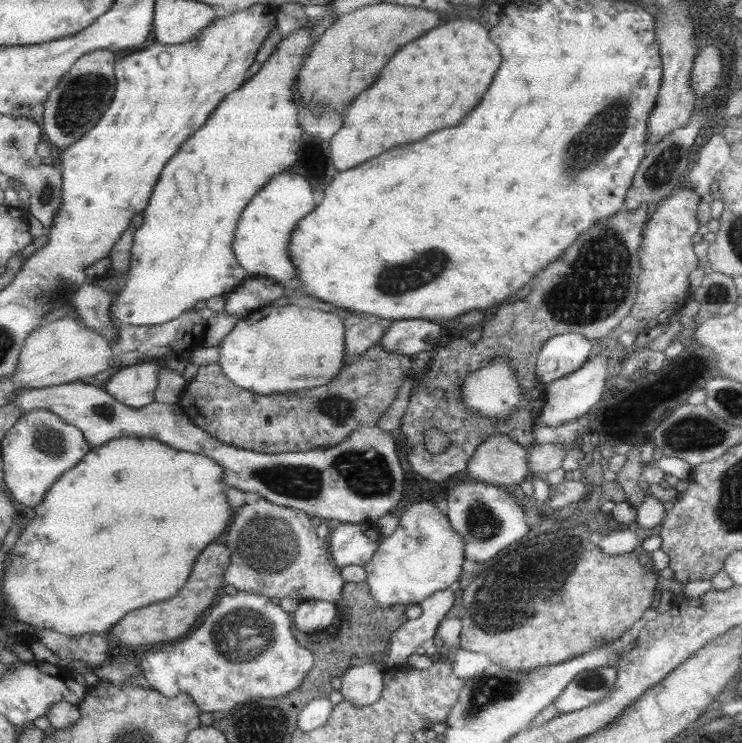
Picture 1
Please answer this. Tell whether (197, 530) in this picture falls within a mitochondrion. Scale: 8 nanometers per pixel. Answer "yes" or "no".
no

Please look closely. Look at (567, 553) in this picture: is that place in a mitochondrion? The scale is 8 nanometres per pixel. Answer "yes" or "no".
yes

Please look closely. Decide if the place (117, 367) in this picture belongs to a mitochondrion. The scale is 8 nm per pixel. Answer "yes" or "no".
no

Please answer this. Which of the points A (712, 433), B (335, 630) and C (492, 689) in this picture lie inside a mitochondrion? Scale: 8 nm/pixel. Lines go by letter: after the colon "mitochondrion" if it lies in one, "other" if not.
A: mitochondrion
B: other
C: mitochondrion

